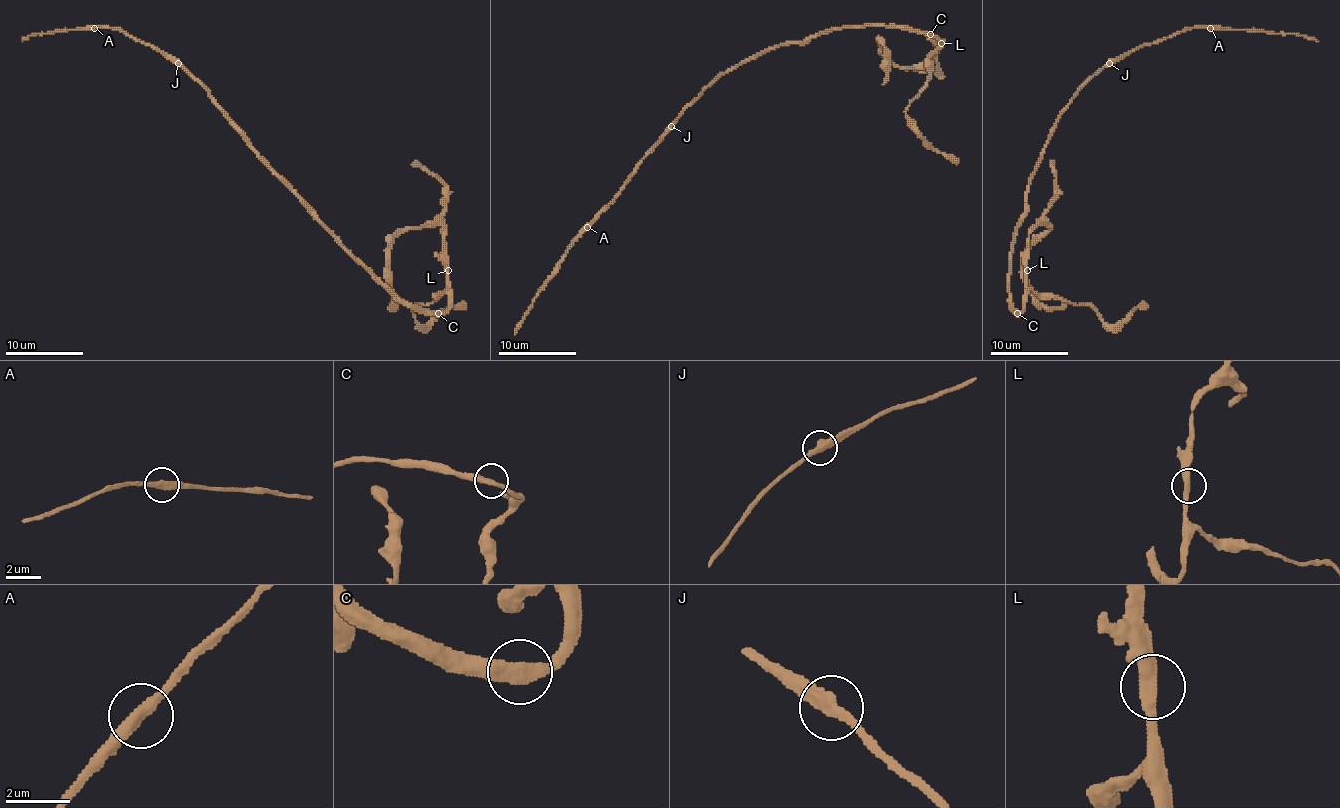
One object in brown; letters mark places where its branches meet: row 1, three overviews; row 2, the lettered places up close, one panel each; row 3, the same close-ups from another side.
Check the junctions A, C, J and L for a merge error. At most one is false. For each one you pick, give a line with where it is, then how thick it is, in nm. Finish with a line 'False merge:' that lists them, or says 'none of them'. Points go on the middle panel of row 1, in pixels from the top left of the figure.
False merge: none of them

